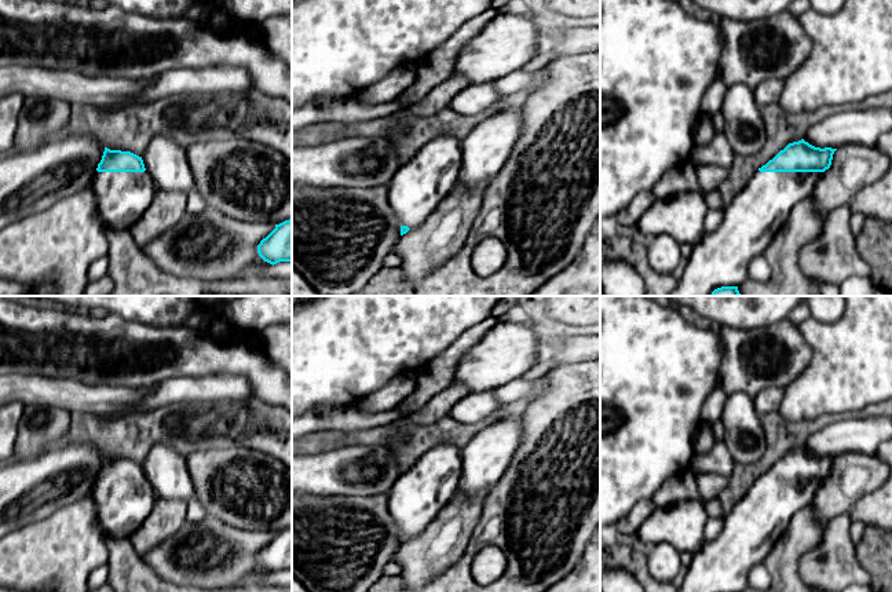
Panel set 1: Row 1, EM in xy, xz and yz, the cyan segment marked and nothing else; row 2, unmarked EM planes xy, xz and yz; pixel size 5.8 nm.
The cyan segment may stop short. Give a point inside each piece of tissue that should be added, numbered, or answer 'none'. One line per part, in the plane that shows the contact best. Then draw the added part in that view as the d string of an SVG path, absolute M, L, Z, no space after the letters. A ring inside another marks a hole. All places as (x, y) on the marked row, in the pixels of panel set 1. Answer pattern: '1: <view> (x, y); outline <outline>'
1: yz (750, 222); outline M756 171L734 201L721 211L720 226L692 246L679 284L668 296L710 296L721 286L739 286L749 278L750 262L764 255L793 208L809 198L822 172Z

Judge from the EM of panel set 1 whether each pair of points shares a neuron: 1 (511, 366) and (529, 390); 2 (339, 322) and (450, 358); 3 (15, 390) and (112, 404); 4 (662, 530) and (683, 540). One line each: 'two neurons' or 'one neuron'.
1: two neurons
2: two neurons
3: one neuron
4: one neuron

